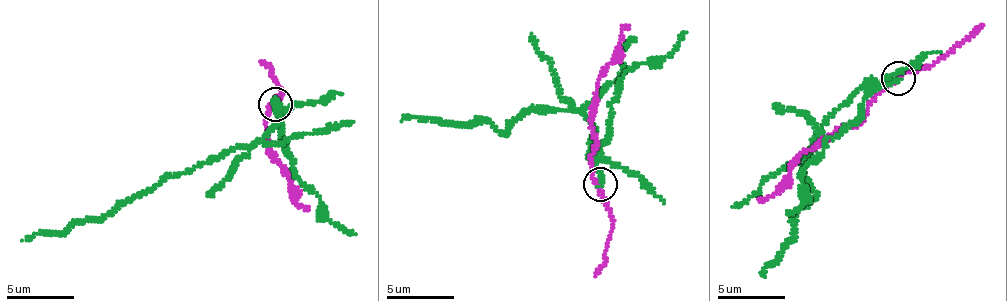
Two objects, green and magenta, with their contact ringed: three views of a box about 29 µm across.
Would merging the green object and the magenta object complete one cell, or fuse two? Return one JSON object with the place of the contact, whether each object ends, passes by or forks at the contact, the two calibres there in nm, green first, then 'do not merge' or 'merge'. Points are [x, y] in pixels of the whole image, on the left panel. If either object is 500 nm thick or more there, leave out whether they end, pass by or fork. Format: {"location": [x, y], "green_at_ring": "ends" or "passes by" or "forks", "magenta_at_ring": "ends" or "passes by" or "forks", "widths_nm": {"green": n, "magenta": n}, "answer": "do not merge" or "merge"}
{"location": [275, 104], "green_at_ring": "ends", "magenta_at_ring": "passes by", "widths_nm": {"green": 280, "magenta": 200}, "answer": "do not merge"}

